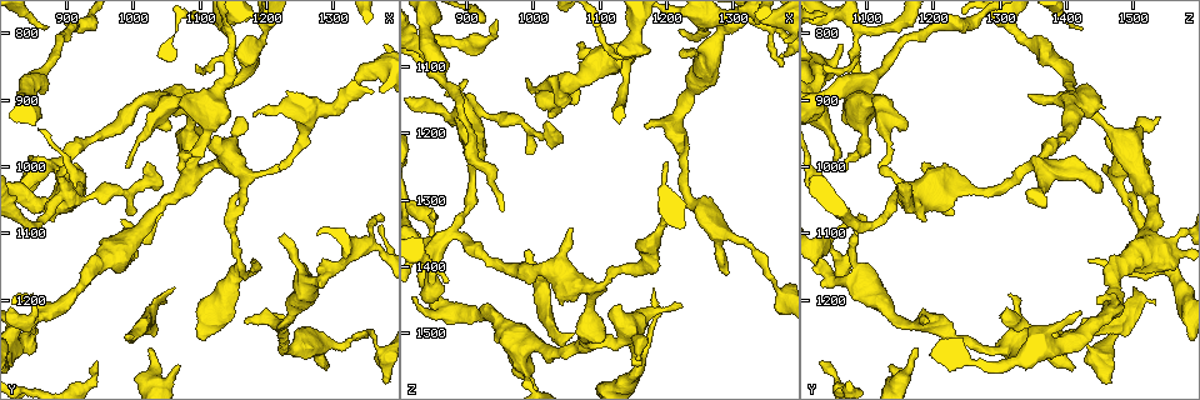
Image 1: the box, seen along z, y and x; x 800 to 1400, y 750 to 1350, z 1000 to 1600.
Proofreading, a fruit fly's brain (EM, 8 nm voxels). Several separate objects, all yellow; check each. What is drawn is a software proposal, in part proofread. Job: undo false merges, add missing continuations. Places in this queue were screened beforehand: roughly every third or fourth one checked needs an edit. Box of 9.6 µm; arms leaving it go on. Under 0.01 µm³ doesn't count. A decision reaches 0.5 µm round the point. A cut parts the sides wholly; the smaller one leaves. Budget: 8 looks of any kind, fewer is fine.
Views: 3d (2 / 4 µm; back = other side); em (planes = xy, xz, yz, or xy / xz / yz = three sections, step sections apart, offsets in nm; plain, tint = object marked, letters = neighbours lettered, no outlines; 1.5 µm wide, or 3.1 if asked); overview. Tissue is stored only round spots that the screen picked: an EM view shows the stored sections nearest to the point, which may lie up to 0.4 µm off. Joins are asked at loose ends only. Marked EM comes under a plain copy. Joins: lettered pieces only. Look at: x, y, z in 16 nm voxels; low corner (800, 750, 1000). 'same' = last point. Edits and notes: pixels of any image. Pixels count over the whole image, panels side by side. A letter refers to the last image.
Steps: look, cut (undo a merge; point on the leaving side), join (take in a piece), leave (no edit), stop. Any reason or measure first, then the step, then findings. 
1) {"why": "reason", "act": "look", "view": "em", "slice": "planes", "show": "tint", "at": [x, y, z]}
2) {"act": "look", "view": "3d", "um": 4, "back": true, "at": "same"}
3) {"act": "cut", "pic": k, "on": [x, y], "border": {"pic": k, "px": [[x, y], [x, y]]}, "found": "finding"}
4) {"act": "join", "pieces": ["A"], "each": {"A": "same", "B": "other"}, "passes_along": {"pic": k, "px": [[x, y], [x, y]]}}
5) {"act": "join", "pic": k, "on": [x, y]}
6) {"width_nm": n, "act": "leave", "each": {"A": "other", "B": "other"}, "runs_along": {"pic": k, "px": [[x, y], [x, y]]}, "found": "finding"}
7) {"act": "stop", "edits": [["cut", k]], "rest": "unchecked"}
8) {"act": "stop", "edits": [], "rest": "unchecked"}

{"why": "narrows sharply", "act": "look", "view": "em", "slice": "yz", "step": 4, "show": "tint", "at": [1135, 875, 1405]}

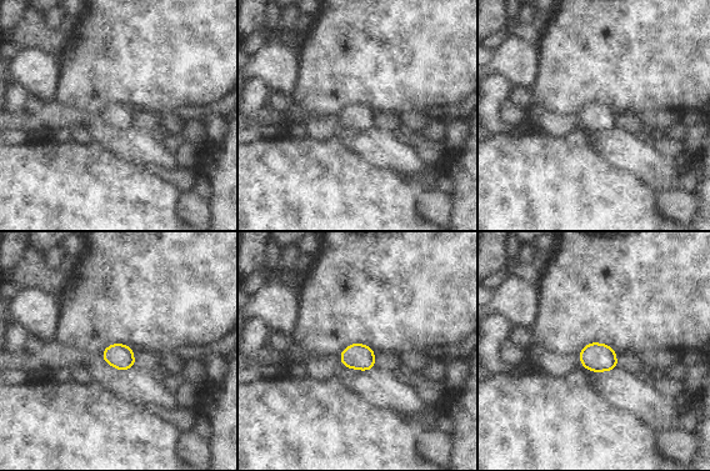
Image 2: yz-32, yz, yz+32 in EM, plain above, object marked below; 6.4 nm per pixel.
{"why": "cut it another way", "act": "look", "view": "em", "slice": "planes", "show": "letters", "at": "same"}

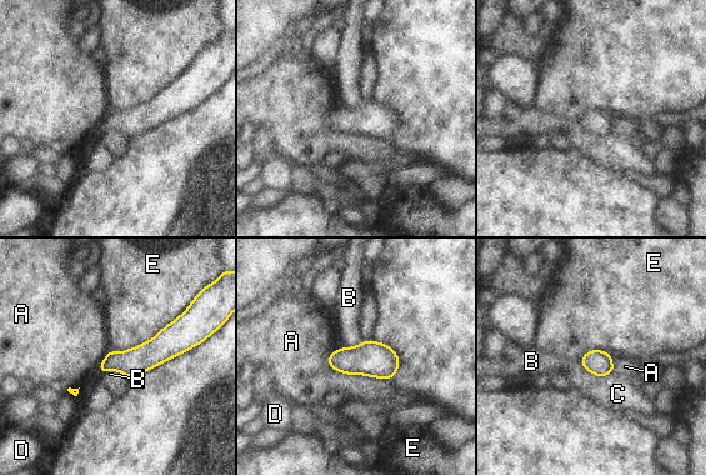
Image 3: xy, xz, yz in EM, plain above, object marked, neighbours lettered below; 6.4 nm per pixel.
{"width_nm": 160, "act": "leave", "each": {"A": "other", "B": "other", "C": "other", "D": "other", "E": "other"}, "found": "all the same neuron"}

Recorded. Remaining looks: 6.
{"why": "thick turns thin", "act": "look", "view": "3d", "um": 4, "at": [1250, 955, 1045]}

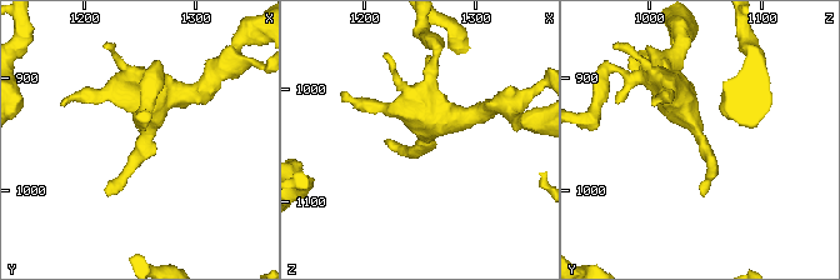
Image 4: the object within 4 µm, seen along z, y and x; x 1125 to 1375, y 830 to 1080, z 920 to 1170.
{"why": "need the tissue", "act": "look", "view": "em", "slice": "xy", "step": 4, "show": "tint", "at": [1252, 954, 1046]}

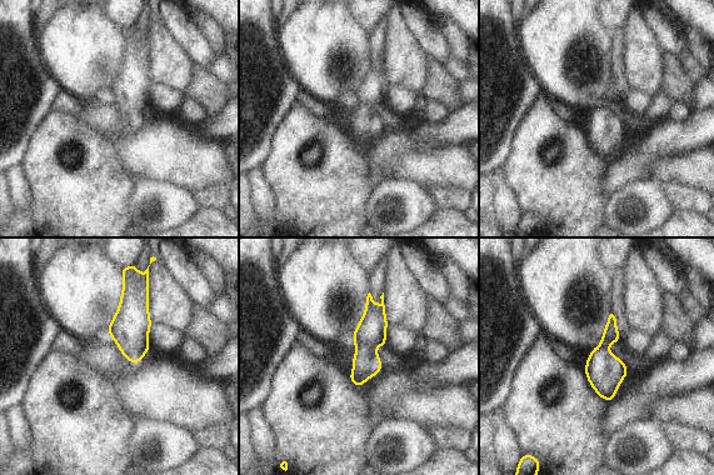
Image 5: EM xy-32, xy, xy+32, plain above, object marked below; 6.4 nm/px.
{"act": "look", "view": "em", "slice": "planes", "show": "letters", "at": "same"}

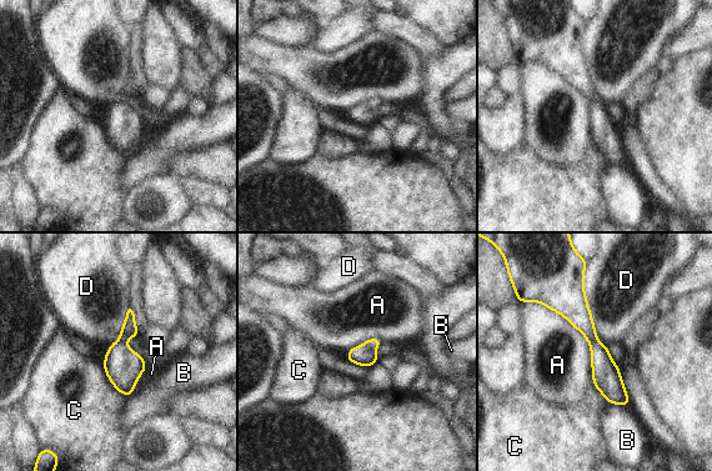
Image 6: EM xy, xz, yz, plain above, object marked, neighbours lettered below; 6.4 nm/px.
{"width_nm": 140, "act": "leave", "each": {"A": "other", "B": "other", "C": "other", "D": "other"}, "border": {"pic": 6, "px": [[529, 300], [585, 337], [595, 385]]}, "found": "one neuron here"}

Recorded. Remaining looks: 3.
{"why": "branch stops here", "act": "look", "view": "em", "slice": "xz", "step": 4, "show": "tint", "at": [1290, 1300, 1415]}

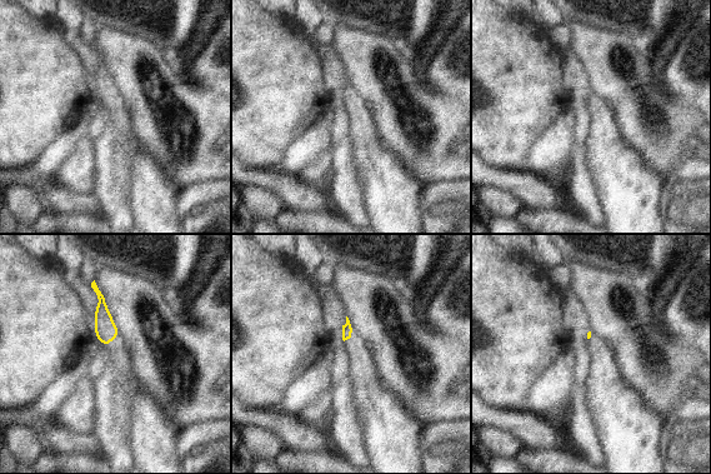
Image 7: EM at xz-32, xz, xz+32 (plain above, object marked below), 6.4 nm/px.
{"act": "look", "view": "em", "slice": "planes", "show": "letters", "at": "same"}

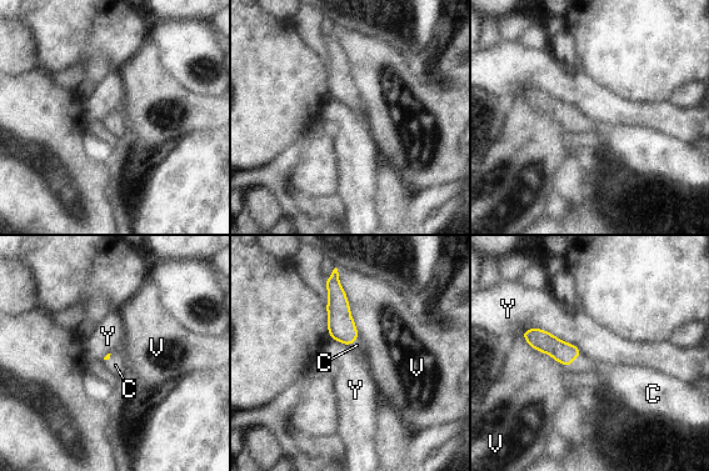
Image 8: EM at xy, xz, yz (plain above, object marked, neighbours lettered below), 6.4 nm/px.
{"act": "join", "pieces": ["C"], "each": {"C": "same", "V": "other", "Y": "other"}, "found": "it goes on there"}

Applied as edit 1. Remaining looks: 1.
{"act": "stop", "edits": [["join", 8]], "rest": "unchecked"}

